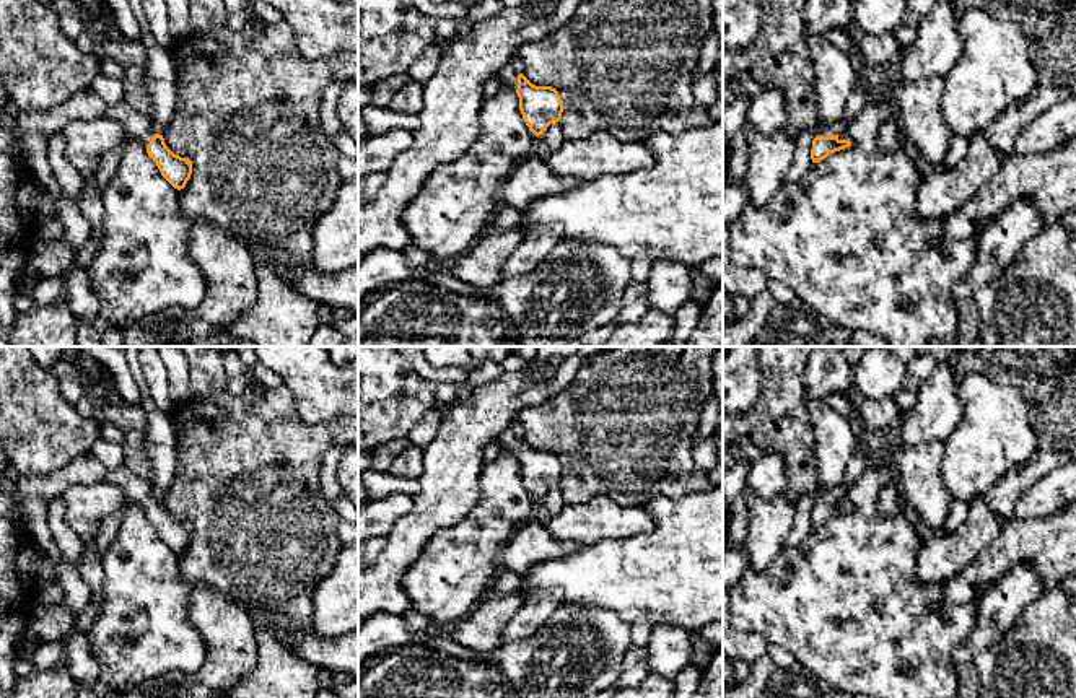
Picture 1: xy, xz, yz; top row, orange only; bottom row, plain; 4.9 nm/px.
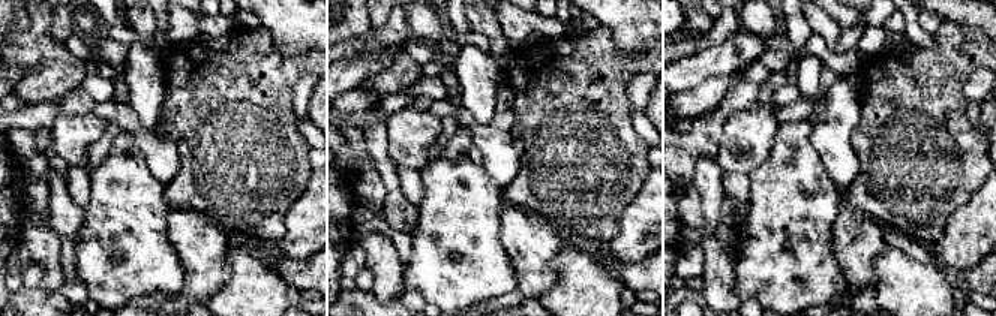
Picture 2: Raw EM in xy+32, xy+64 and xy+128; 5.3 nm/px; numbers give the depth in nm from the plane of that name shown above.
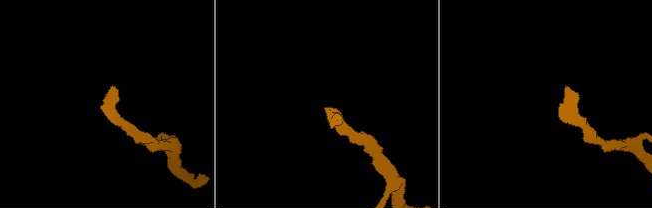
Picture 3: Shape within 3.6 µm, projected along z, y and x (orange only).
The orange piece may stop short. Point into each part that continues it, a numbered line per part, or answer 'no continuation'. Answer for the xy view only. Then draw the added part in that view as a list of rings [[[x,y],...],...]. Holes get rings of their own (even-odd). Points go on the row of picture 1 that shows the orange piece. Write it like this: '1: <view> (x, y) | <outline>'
1: xy (137, 124) | [[[125,103],[107,106],[104,116],[119,122],[130,138],[140,140],[145,145],[148,145],[155,137],[153,119],[150,114],[137,111]]]

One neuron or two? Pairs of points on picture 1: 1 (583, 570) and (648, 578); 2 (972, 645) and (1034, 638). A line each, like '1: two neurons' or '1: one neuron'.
1: one neuron
2: two neurons

